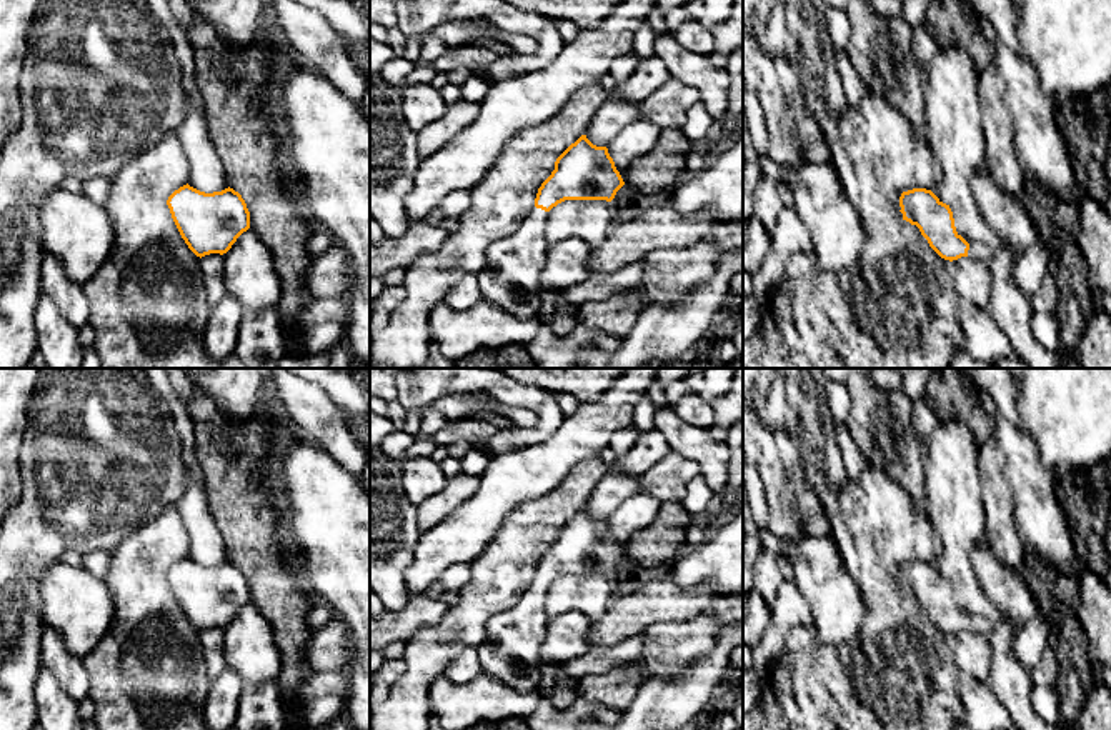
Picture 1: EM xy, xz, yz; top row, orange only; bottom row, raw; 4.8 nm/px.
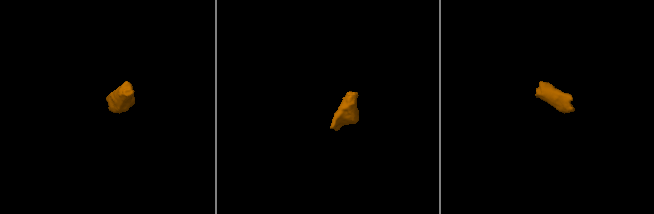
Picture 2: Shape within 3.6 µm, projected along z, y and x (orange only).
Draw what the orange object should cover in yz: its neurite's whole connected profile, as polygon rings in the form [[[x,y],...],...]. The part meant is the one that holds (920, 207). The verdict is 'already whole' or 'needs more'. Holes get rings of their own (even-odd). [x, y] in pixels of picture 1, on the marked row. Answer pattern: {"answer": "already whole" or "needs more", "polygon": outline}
{"answer": "needs more", "polygon": [[[913,188],[899,197],[903,220],[916,225],[929,247],[944,260],[971,257],[984,260],[993,253],[991,247],[966,242],[954,227],[949,205],[943,203],[931,190]]]}

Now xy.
{"answer": "already whole", "polygon": [[[188,183],[175,190],[167,205],[172,218],[197,257],[227,253],[250,228],[250,212],[233,188],[205,193]]]}

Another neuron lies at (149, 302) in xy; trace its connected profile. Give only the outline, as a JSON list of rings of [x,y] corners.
[[[170,130],[110,180],[103,207],[115,240],[105,265],[82,285],[92,305],[88,323],[102,368],[222,368],[203,348],[210,303],[200,257],[182,238],[167,205],[188,177],[188,158],[177,132]]]

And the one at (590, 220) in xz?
[[[565,200],[548,212],[546,238],[550,247],[568,238],[598,247],[615,223],[615,208],[606,200]]]

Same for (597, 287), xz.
[[[635,262],[615,273],[591,273],[585,282],[563,292],[568,303],[580,307],[643,287],[645,262]]]

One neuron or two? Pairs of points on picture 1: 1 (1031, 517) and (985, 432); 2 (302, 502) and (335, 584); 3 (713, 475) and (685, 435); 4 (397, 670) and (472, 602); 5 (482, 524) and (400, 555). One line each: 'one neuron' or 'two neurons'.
1: two neurons
2: one neuron
3: one neuron
4: two neurons
5: two neurons

